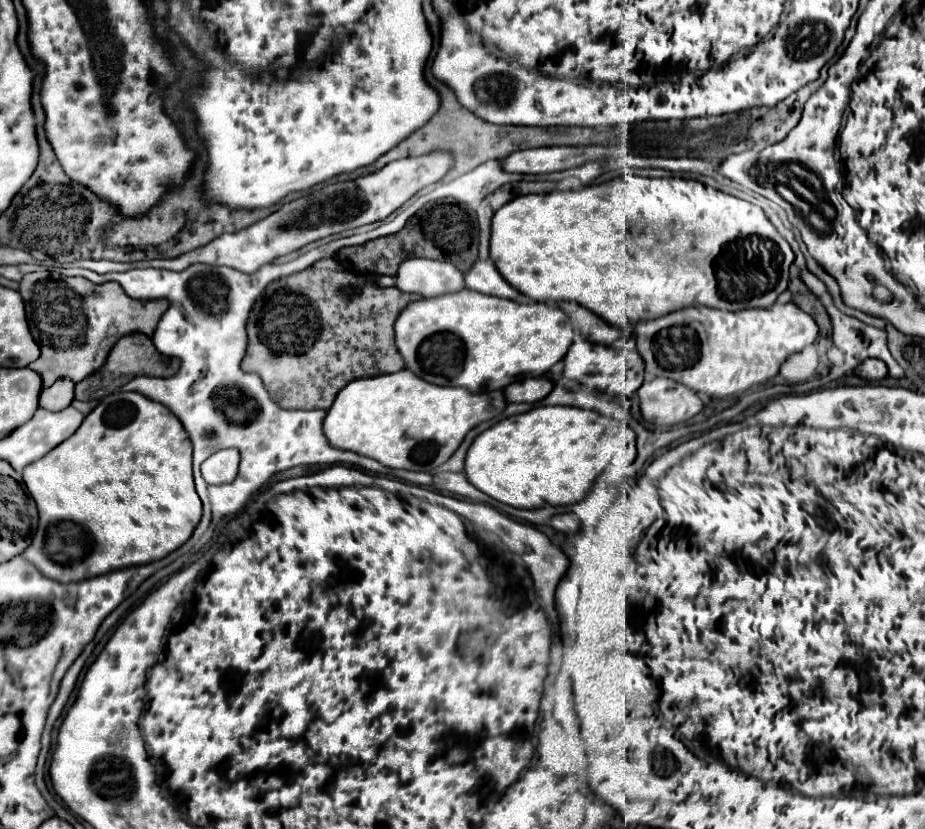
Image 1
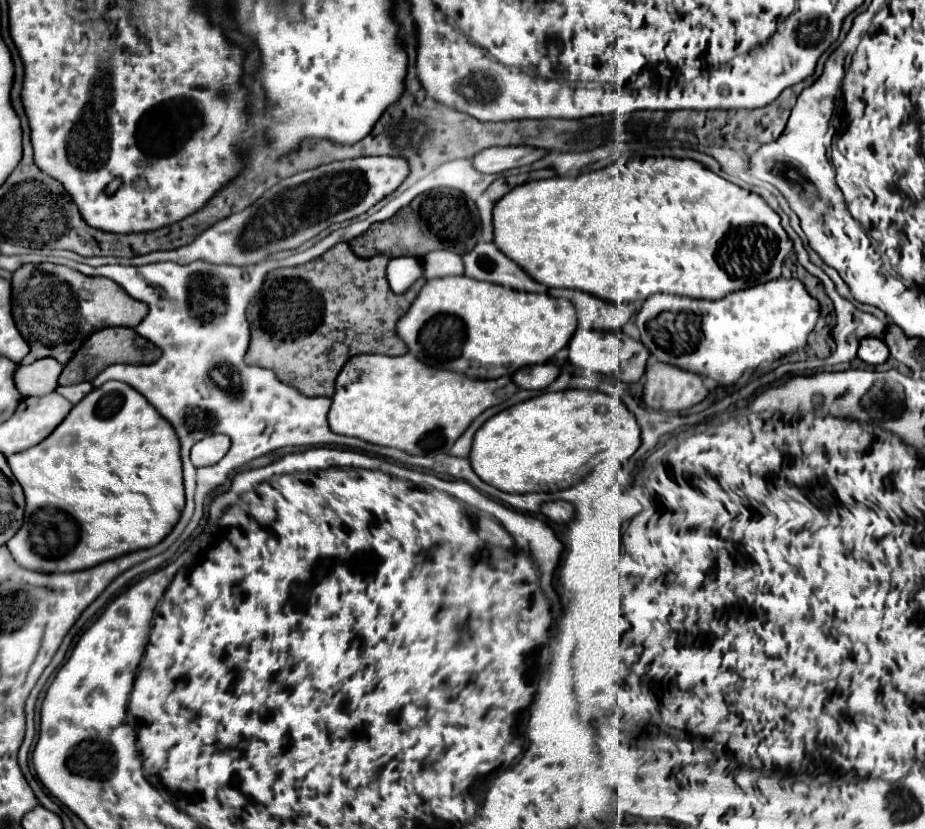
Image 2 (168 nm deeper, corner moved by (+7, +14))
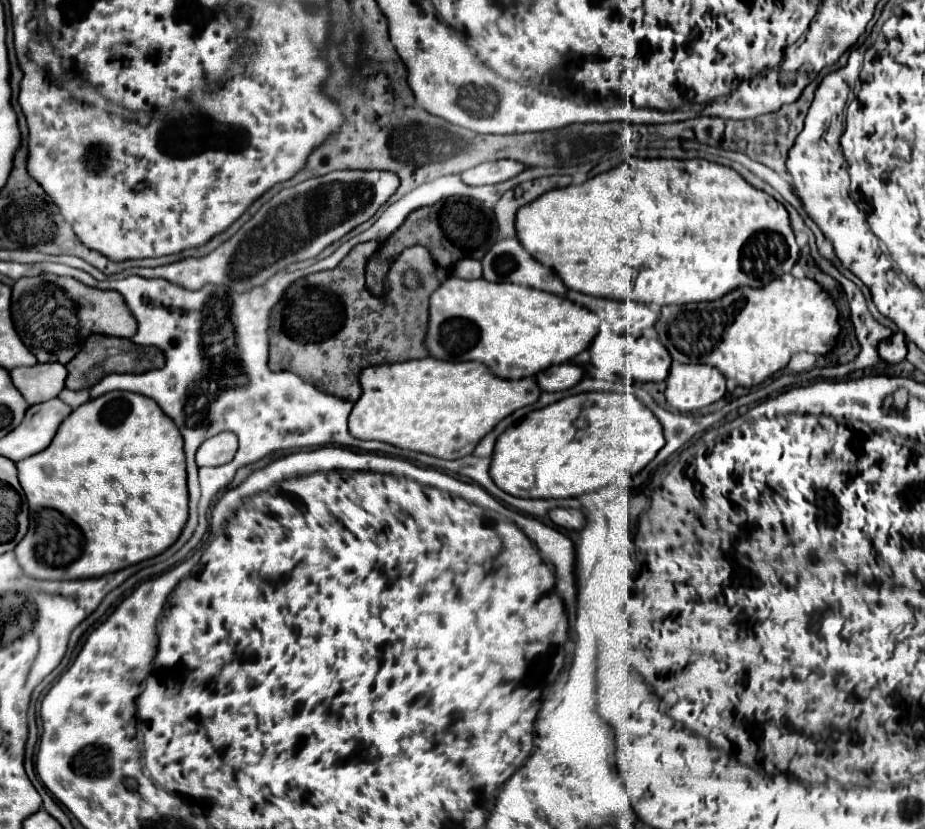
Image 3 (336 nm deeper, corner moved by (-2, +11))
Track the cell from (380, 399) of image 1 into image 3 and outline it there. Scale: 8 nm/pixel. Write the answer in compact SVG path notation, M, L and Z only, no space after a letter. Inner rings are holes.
M433 357L369 367L365 369L365 373L361 373L361 387L363 395L355 403L349 417L351 435L355 435L357 439L377 439L395 447L419 451L439 459L461 459L465 455L471 455L477 443L501 419L505 419L507 415L511 415L521 407L533 405L541 395L541 387L533 377L511 381L493 375L483 363L477 361L453 363L453 361L439 361Z

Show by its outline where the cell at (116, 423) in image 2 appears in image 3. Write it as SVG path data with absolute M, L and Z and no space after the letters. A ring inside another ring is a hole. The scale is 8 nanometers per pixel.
M111 391L111 393L105 393L97 399L91 399L83 405L79 405L61 423L51 445L37 455L19 461L17 469L19 469L21 487L25 491L25 497L27 497L29 509L31 509L31 525L29 525L27 535L15 547L15 555L17 555L17 561L23 567L23 571L35 579L59 579L59 581L63 581L63 579L91 579L91 577L103 577L113 571L121 571L129 565L137 565L145 559L157 557L159 553L169 549L179 539L179 535L187 523L189 493L187 493L187 473L185 473L185 455L183 455L181 433L173 425L173 421L169 417L165 417L165 413L161 413L161 409L155 401L149 401L149 397L141 397L137 393Z

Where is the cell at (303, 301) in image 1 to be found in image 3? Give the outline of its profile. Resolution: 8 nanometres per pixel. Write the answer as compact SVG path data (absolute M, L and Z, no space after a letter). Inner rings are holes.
M379 241L361 243L349 251L337 269L303 277L287 289L285 297L271 313L271 369L289 369L325 393L357 401L361 397L359 375L363 369L429 357L425 347L427 309L431 293L441 285L435 277L437 265L427 247L409 247L391 265L387 275L387 295L373 297L365 287L365 265L379 245ZM407 271L419 275L421 283L417 289L407 289L403 285L403 275Z

